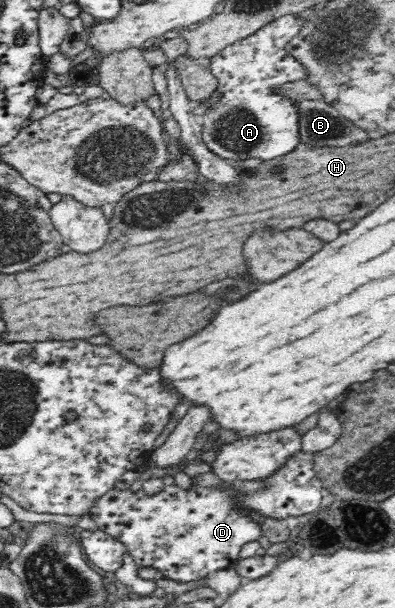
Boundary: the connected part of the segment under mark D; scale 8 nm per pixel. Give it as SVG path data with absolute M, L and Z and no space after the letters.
M299 450L265 479L241 480L234 481L233 484L209 487L191 484L189 489L183 489L179 485L164 486L155 495L149 495L142 489L137 493L131 492L130 489L113 488L95 500L88 516L101 530L126 547L138 567L155 568L166 578L177 582L193 582L205 578L209 572L235 568L244 545L255 543L265 535L263 524L260 522L262 519L285 520L289 516L305 516L318 512L321 509L324 487L313 465L314 453Z

